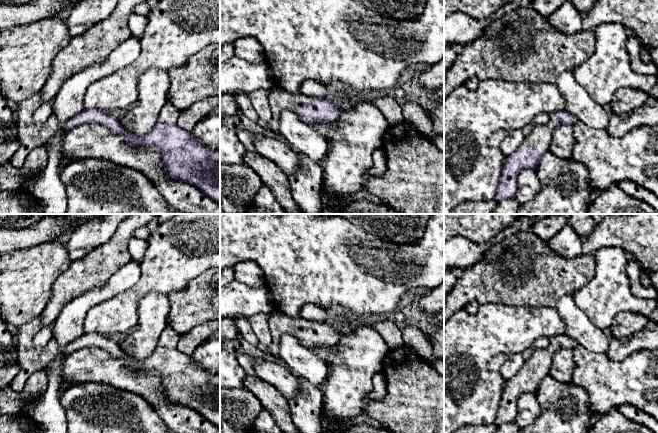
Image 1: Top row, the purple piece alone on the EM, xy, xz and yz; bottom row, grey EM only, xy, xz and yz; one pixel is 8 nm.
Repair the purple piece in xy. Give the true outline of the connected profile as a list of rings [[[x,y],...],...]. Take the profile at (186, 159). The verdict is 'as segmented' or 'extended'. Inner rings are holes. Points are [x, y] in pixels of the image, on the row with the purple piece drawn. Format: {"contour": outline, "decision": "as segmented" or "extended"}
{"contour": [[[41,91],[18,103],[14,117],[17,119],[19,148],[9,161],[14,167],[21,168],[30,151],[44,145],[53,135],[68,132],[82,124],[97,123],[124,137],[135,148],[157,149],[164,161],[167,177],[197,187],[220,204],[220,150],[205,146],[192,131],[184,130],[177,124],[157,122],[149,133],[139,137],[125,130],[110,112],[96,108],[84,109],[67,121],[63,128],[51,112],[42,127],[36,128],[33,114],[42,103]]], "decision": "extended"}

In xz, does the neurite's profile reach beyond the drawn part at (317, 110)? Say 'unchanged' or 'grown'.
grown

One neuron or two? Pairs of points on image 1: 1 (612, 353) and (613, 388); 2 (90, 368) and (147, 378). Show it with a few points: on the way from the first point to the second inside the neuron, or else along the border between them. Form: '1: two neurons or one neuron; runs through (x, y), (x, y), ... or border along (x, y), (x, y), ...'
1: two neurons; border along (634, 351), (621, 360), (611, 360), (604, 353)
2: one neuron; runs through (104, 369), (112, 371), (123, 378), (133, 378)

